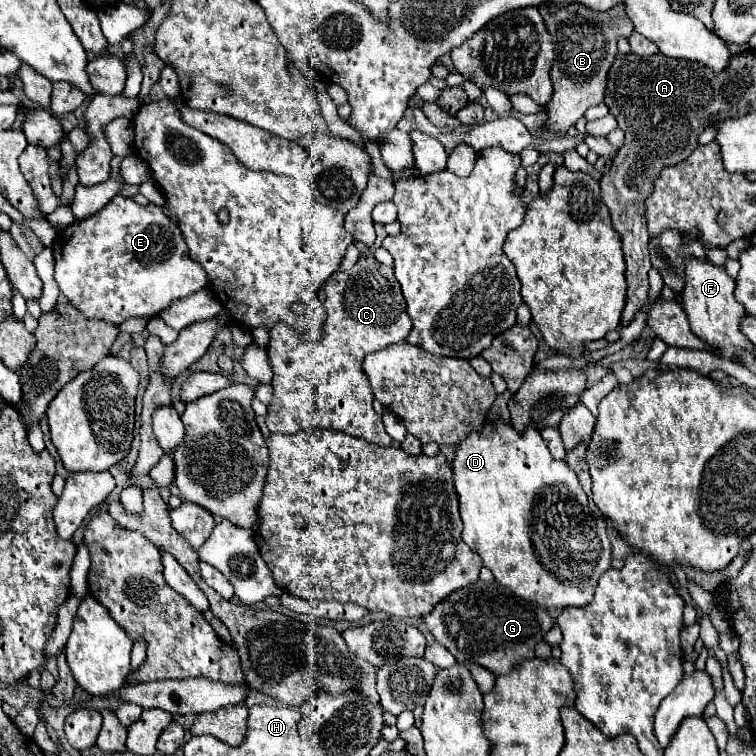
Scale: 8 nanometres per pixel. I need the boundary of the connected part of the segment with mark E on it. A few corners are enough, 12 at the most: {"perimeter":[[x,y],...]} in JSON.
{"perimeter":[[115,195],[53,241],[87,319],[159,315],[207,285],[161,207]]}

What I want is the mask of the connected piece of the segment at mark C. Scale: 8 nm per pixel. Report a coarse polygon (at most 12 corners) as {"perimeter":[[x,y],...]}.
{"perimeter":[[361,257],[319,289],[325,337],[269,333],[271,433],[389,447],[361,369],[407,339],[391,267]]}

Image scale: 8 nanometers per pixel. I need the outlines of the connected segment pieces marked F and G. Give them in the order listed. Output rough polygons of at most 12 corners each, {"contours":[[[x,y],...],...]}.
{"contours":[[[687,259],[681,305],[723,359],[753,345],[725,267]],[[467,585],[423,617],[459,663],[505,675],[535,657],[547,609]]]}

